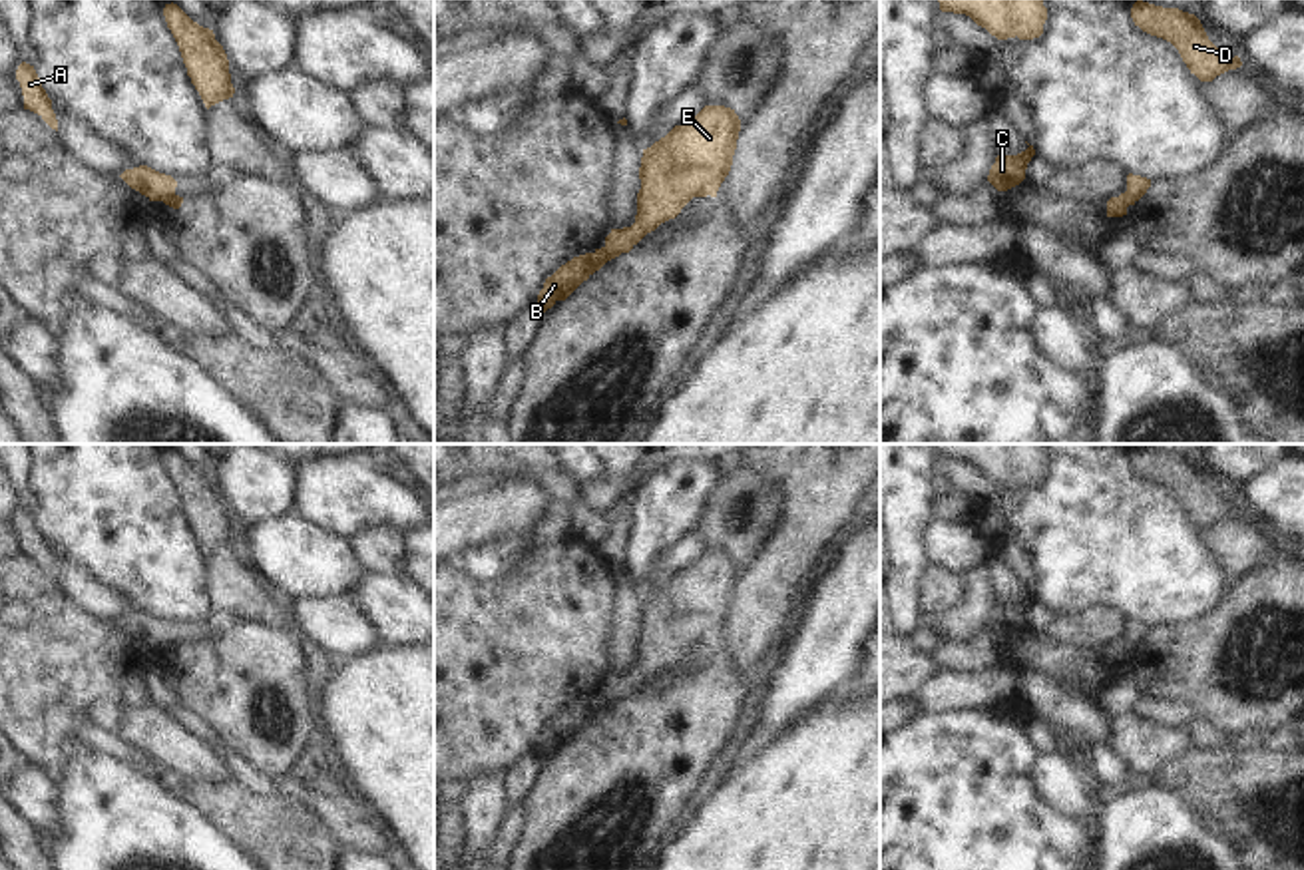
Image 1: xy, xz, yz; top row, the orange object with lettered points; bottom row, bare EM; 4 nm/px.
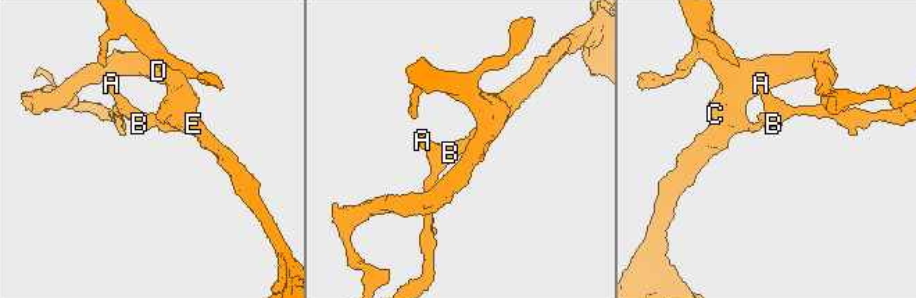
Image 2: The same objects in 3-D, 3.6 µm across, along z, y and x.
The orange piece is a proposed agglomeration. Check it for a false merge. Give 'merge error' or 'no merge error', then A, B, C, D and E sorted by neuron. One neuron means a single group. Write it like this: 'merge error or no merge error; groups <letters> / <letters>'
merge error; groups A B / C D E

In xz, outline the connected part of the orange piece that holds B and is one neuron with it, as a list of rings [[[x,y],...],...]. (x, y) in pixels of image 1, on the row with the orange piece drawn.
[[[601,247],[593,253],[573,257],[571,261],[561,265],[551,277],[545,279],[543,289],[538,295],[536,311],[545,313],[557,301],[565,301],[583,281],[587,281],[607,261],[619,255],[621,253],[617,251]]]

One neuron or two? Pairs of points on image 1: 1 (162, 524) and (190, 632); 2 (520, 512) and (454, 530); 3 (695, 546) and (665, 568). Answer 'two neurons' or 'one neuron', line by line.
1: two neurons
2: one neuron
3: one neuron

